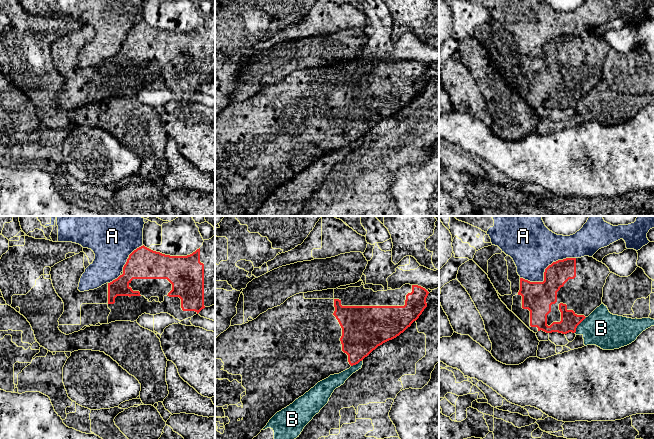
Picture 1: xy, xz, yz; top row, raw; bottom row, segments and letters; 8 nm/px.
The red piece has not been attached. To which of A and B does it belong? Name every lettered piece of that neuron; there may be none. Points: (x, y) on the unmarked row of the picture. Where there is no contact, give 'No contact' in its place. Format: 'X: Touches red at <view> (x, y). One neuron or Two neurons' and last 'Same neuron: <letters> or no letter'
A: Touches red at yz (545, 47). Two neurons
B: Touches red at yz (578, 100). Two neurons
Same neuron: no letter

